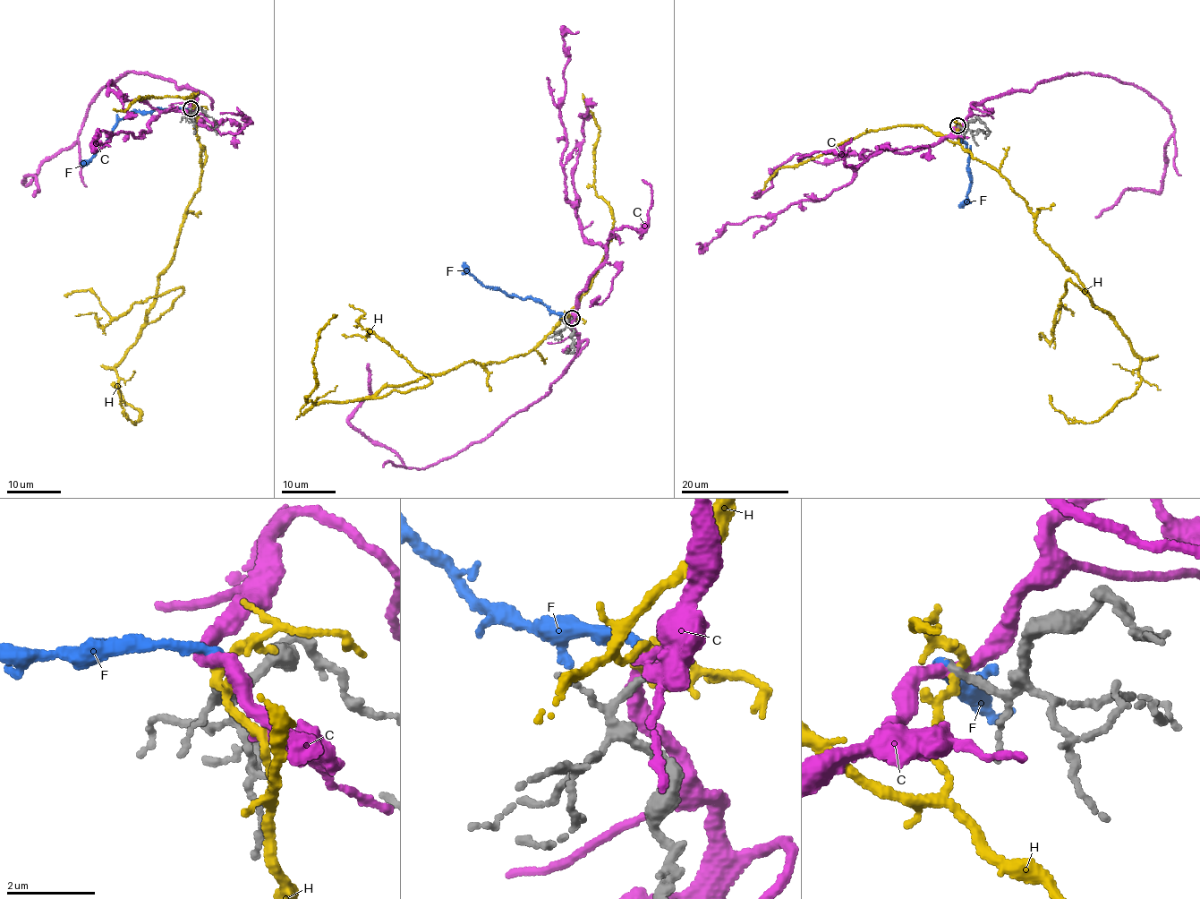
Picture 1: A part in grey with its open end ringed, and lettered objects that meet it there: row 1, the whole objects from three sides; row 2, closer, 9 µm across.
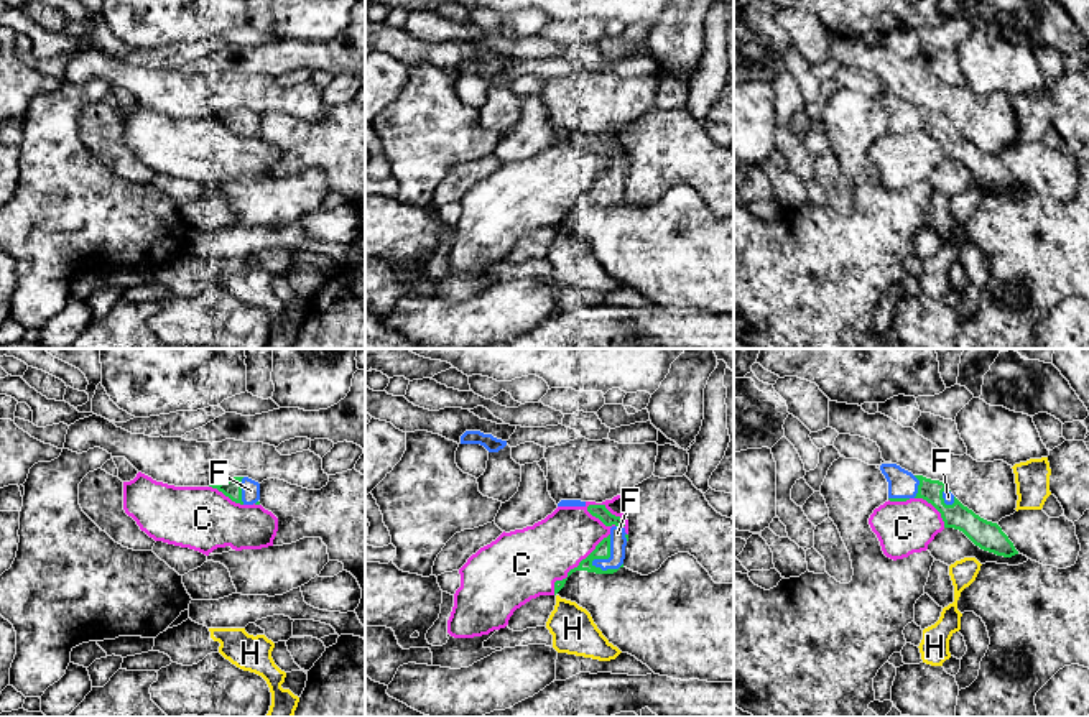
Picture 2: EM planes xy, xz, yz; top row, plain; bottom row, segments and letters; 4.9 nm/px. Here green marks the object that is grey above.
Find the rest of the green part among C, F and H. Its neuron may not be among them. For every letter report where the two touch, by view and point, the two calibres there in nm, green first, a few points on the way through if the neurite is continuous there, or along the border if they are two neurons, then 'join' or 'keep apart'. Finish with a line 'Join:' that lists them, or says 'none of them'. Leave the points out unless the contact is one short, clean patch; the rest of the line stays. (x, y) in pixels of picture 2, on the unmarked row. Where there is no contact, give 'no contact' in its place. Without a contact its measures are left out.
C: xz (606, 140) | 70/280 nm | keep apart
F: xz (606, 189) | 80/80 nm | across xz (602, 181), (606, 189), (617, 171), (617, 165) | join
H: no contact | keep apart
Join: F

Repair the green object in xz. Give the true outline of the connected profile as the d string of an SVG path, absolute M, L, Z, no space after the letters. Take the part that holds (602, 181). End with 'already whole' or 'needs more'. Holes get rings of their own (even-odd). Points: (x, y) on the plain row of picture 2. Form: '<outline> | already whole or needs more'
M589 136L587 143L610 160L610 166L604 169L595 181L579 194L577 199L568 204L568 209L576 202L595 206L614 206L623 199L625 178L628 166L625 164L625 150L612 146L605 136Z | needs more

